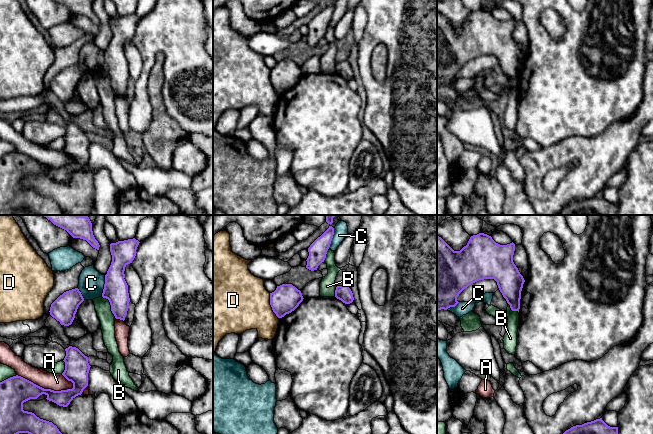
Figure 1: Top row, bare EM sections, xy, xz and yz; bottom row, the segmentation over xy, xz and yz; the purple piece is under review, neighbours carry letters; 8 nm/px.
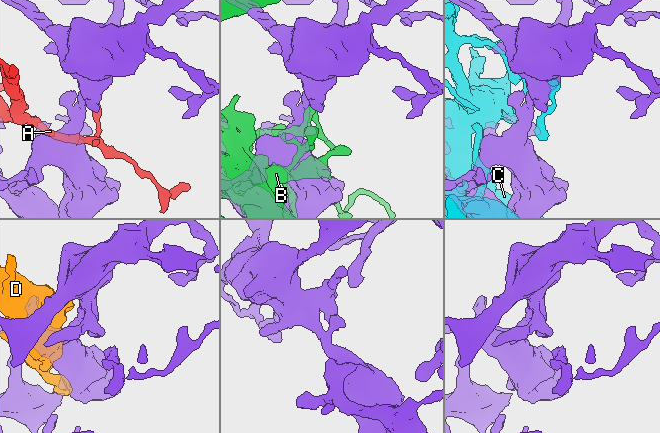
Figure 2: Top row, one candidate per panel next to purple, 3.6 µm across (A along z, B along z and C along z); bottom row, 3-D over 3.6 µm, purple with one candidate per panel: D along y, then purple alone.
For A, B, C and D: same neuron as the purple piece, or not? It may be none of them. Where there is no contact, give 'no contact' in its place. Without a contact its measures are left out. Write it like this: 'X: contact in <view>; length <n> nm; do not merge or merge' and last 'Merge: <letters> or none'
A: contact in xy; length 460 nm; do not merge
B: contact in xy; length 220 nm; do not merge
C: contact in xy; length 180 nm; do not merge
D: contact in xz; length 220 nm; do not merge
Merge: none

